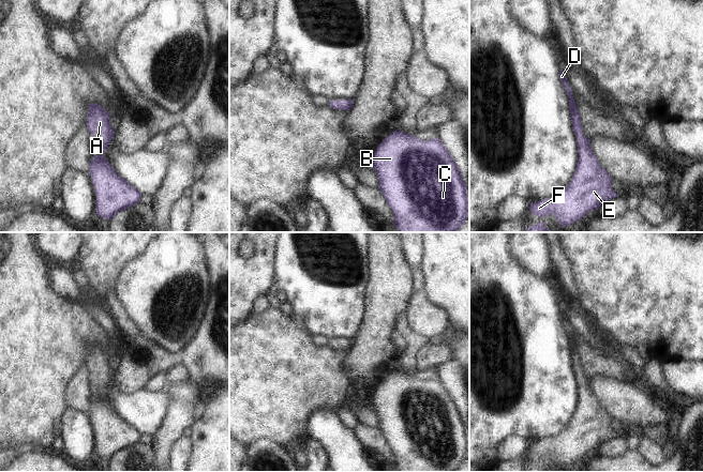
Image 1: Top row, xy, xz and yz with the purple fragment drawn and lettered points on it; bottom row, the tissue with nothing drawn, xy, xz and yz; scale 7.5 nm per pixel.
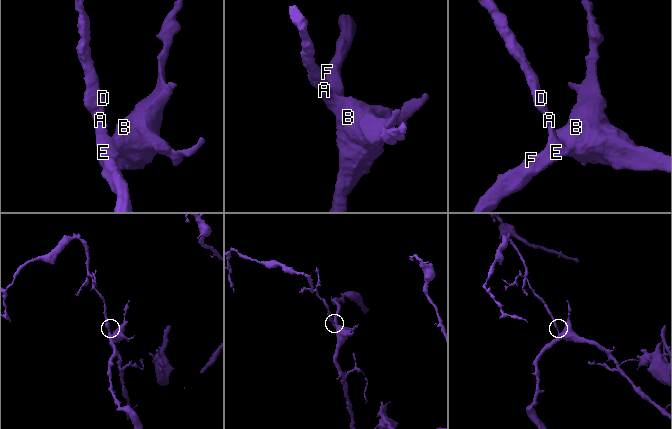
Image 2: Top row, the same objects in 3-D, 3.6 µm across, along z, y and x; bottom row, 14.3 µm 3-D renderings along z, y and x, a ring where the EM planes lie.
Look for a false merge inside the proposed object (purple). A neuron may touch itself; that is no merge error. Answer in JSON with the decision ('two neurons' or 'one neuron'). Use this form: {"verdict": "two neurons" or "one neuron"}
{"verdict": "one neuron"}

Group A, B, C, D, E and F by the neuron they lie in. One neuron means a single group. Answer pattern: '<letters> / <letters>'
A B C D E F

